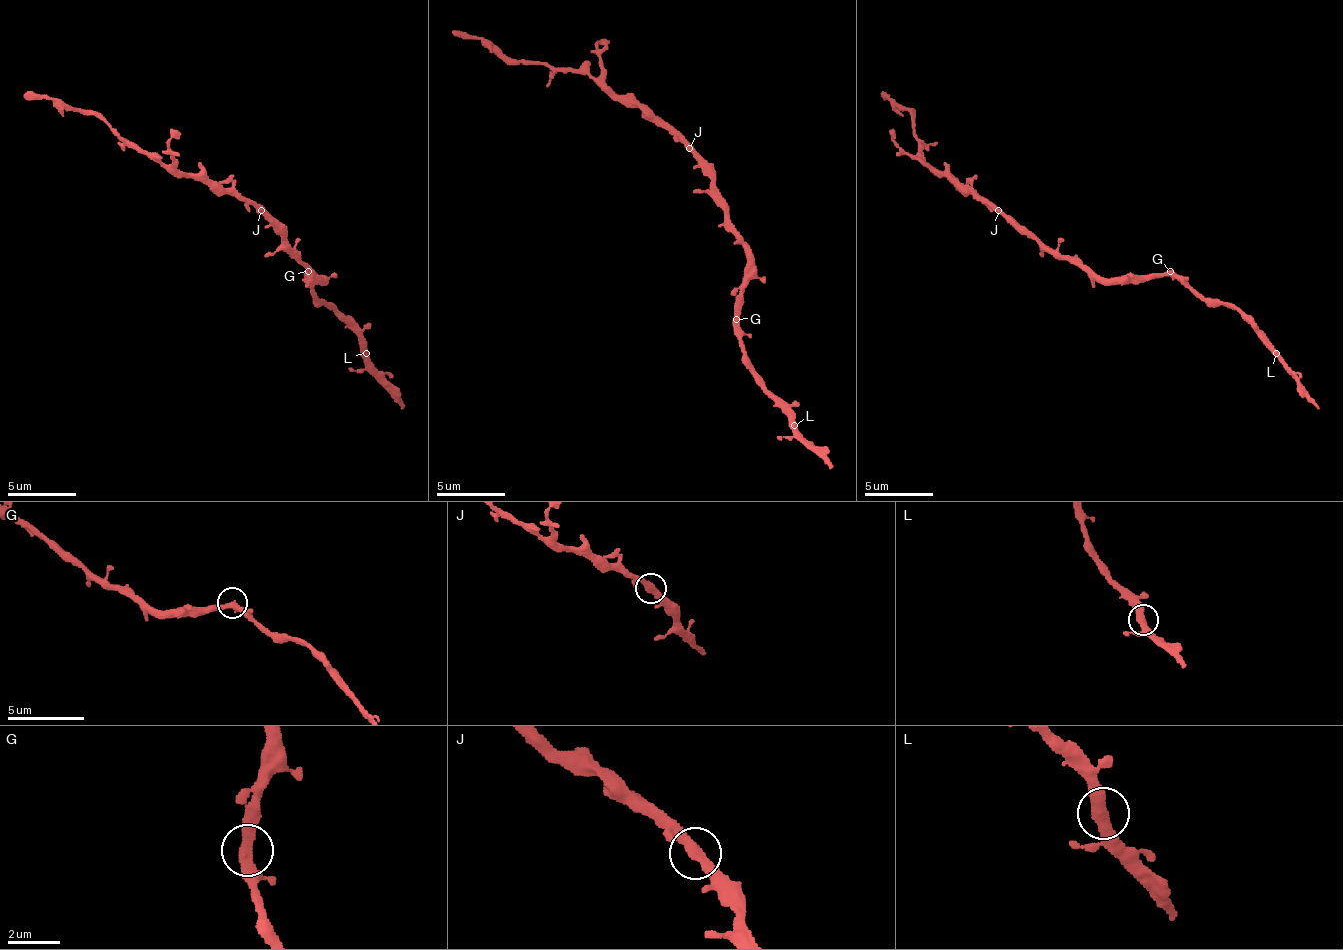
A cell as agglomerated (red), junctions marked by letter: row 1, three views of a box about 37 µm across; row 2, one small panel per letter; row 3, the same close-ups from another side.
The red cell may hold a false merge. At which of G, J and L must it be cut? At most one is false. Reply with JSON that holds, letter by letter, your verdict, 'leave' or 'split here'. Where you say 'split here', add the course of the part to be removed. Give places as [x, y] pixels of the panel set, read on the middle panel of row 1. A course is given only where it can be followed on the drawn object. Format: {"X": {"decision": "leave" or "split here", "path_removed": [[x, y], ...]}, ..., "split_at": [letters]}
{"G": {"decision": "leave"}, "J": {"decision": "leave"}, "L": {"decision": "leave"}, "split_at": []}

